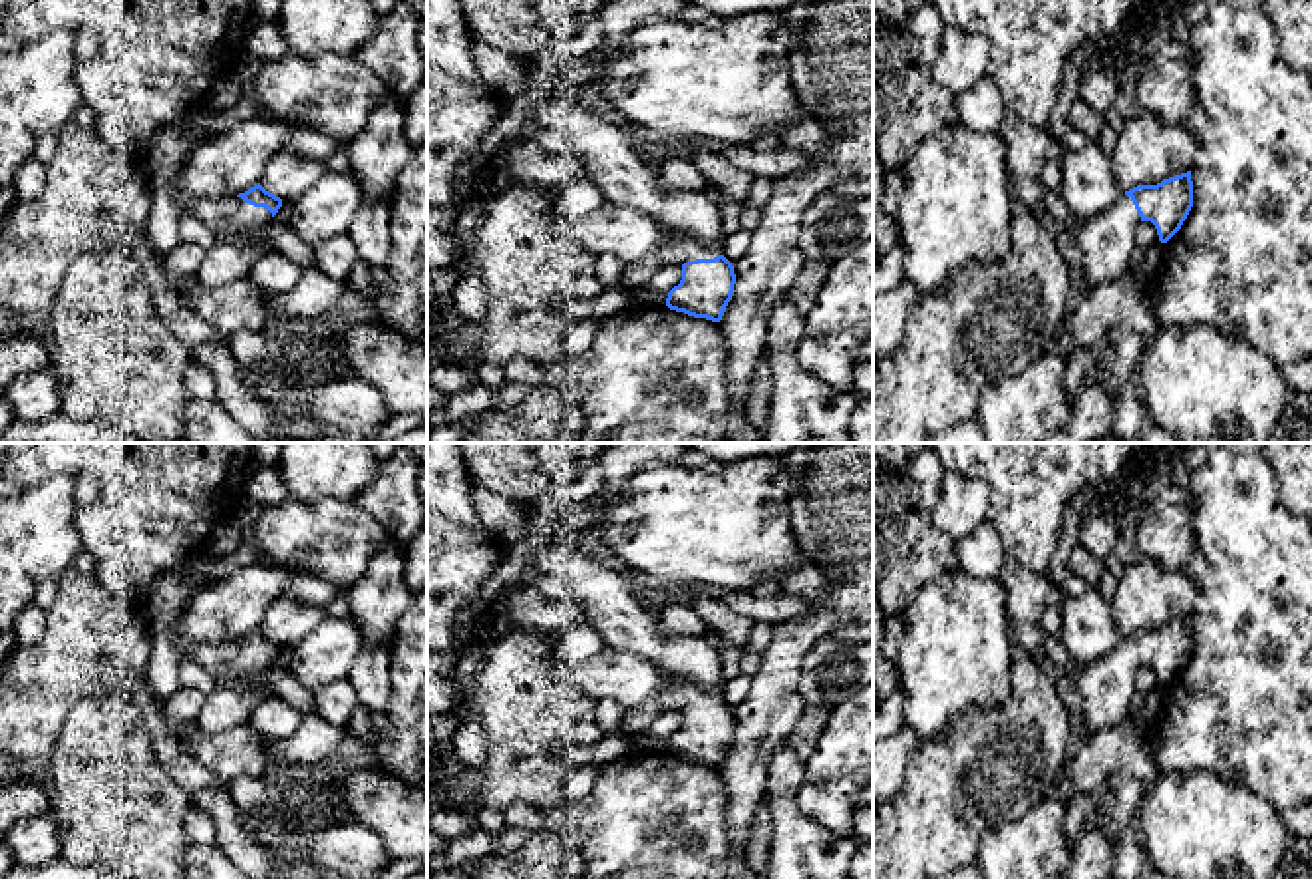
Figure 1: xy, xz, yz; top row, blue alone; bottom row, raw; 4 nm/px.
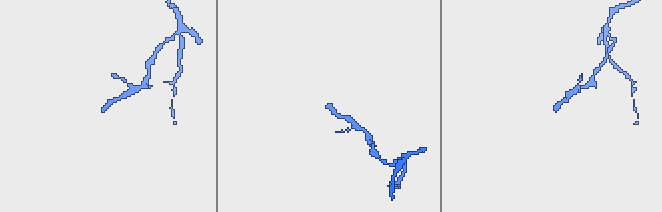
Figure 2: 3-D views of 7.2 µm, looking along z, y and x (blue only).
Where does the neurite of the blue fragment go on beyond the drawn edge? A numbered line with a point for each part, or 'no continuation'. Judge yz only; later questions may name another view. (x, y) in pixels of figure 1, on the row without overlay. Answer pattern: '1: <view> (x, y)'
1: yz (1106, 687)

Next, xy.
1: xy (233, 665)

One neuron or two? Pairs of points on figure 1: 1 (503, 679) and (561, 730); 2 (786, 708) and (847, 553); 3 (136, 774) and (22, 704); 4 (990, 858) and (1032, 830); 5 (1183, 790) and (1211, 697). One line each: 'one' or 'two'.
1: one
2: one
3: two
4: one
5: two

